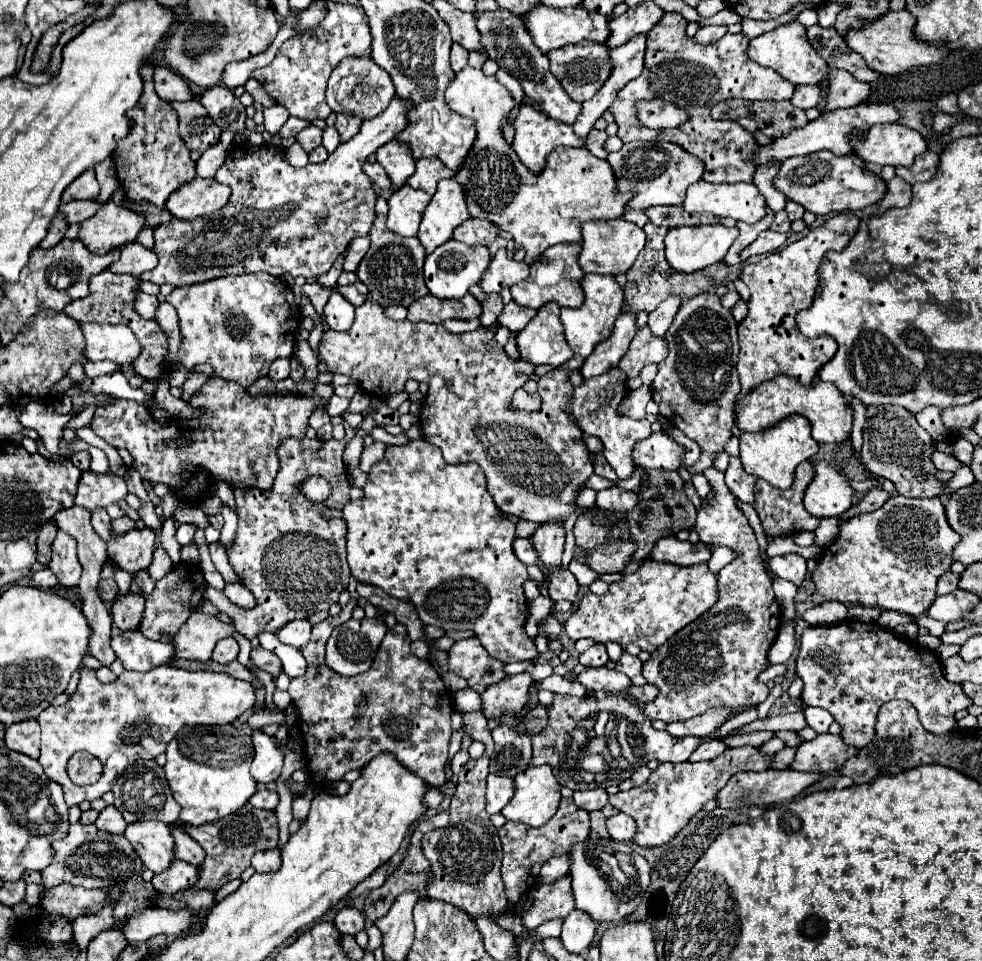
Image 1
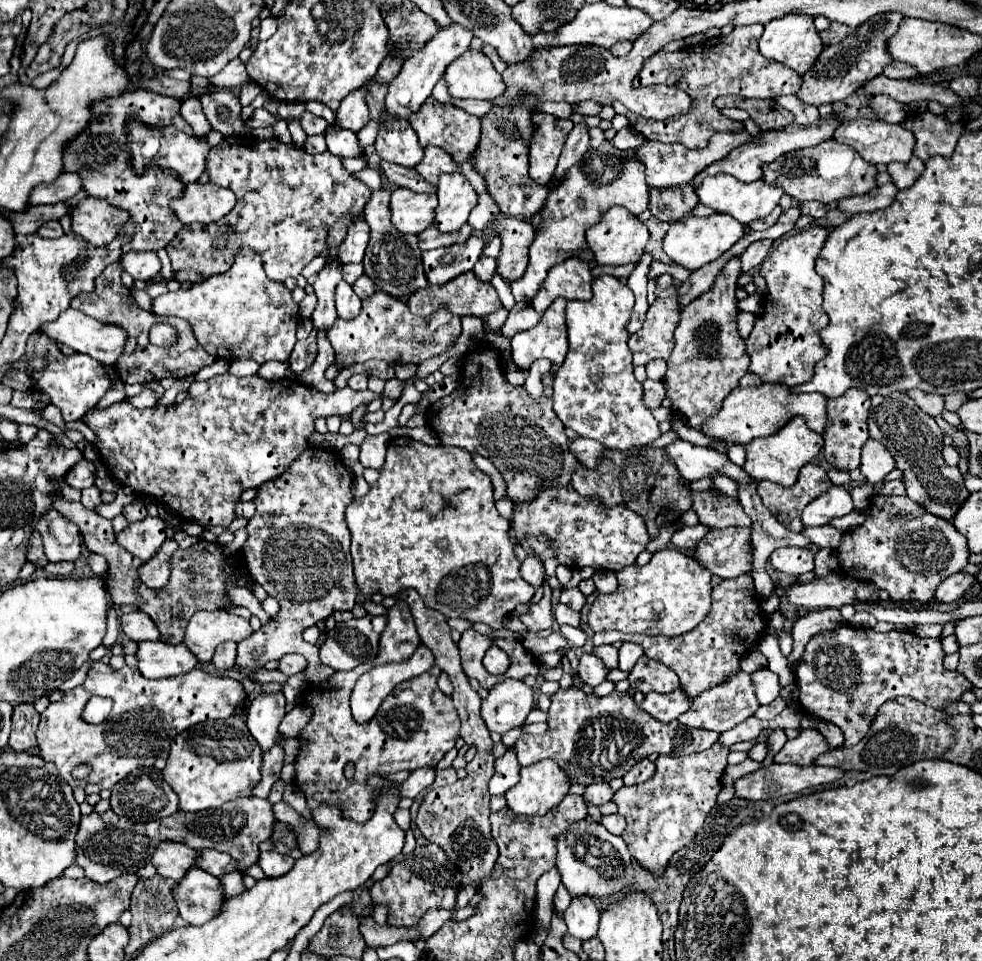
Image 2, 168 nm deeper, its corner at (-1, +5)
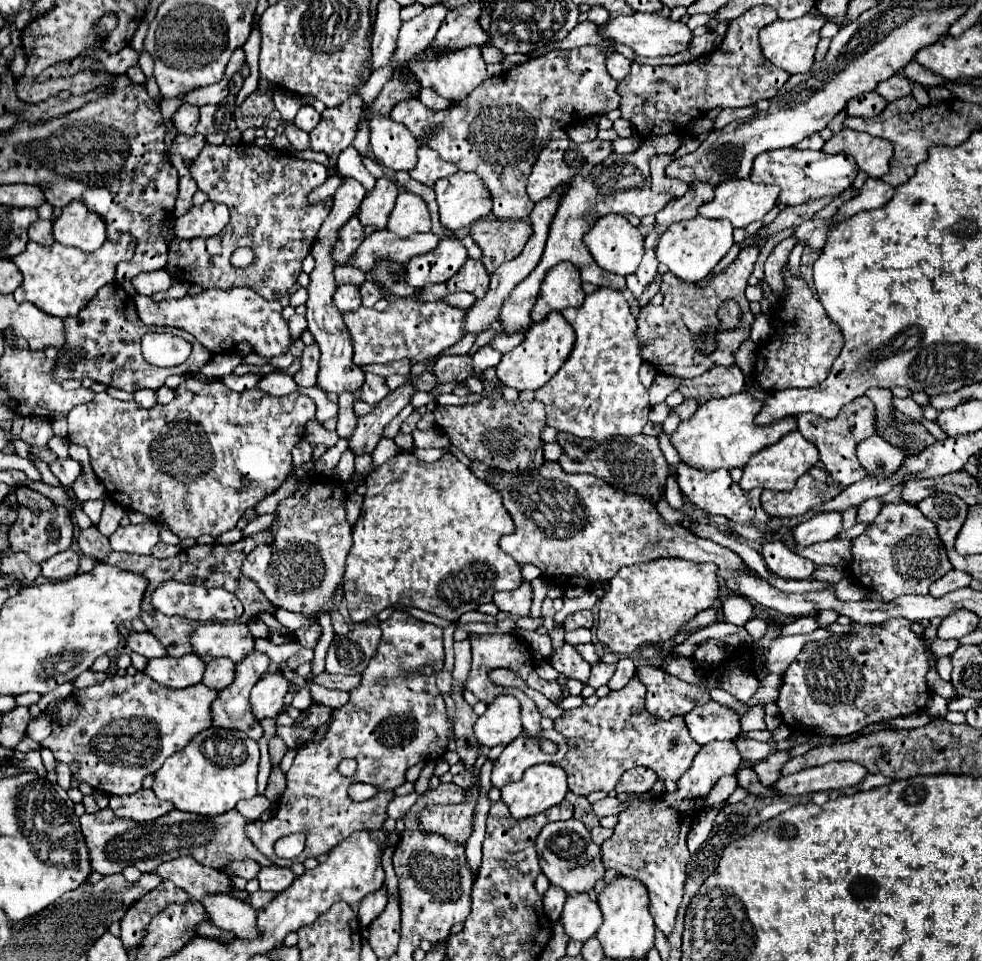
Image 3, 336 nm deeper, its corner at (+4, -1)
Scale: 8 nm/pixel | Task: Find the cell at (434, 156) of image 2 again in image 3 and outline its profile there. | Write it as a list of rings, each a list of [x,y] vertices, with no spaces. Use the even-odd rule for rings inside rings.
[[[423,145],[423,147],[419,147],[419,163],[415,165],[415,169],[409,171],[409,175],[413,179],[421,181],[423,185],[433,185],[437,179],[449,177],[455,171],[457,171],[457,167],[443,161],[437,151]]]

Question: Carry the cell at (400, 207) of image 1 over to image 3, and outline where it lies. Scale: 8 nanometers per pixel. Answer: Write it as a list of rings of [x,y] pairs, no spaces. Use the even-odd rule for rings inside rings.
[[[401,191],[397,195],[397,203],[389,217],[387,229],[399,237],[411,237],[413,233],[431,231],[431,219],[425,201],[419,195]]]

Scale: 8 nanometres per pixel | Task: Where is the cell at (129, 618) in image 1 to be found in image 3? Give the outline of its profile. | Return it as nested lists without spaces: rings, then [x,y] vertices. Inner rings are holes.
[[[131,631],[127,637],[125,637],[125,645],[131,649],[131,651],[135,651],[135,653],[139,653],[139,655],[143,655],[143,657],[163,657],[163,655],[167,655],[165,653],[165,647],[161,645],[161,643],[157,643],[157,639],[155,637],[151,637],[151,633],[137,633],[137,631]]]

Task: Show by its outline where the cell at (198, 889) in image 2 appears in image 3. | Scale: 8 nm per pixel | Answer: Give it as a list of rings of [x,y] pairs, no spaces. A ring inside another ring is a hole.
[[[209,893],[203,897],[203,907],[207,913],[207,921],[215,927],[235,933],[237,937],[253,939],[257,937],[255,925],[255,909],[235,897],[225,893]]]

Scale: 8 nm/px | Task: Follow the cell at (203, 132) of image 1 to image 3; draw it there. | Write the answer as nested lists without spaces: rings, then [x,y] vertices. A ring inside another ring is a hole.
[[[183,103],[171,117],[175,129],[183,135],[193,135],[197,121],[199,121],[199,107],[191,105],[191,103]]]

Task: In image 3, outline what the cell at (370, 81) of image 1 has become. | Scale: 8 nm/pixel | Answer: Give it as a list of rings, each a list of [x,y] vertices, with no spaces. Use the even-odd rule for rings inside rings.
[[[383,113],[369,119],[369,143],[375,159],[393,171],[411,171],[417,165],[417,139],[409,129]]]

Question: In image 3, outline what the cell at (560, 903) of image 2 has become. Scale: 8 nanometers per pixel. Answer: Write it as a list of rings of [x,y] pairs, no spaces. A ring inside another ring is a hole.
[[[549,887],[549,891],[545,893],[543,897],[543,907],[545,907],[545,915],[555,923],[561,915],[561,909],[563,909],[563,903],[567,899],[567,893],[563,889],[557,889],[557,887]]]

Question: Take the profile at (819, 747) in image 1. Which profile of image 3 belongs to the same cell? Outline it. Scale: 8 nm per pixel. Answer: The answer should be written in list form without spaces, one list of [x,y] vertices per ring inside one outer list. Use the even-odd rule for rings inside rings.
[[[785,749],[785,751],[775,751],[775,753],[771,753],[767,759],[755,763],[753,769],[755,769],[755,773],[759,775],[759,781],[761,781],[763,785],[771,785],[773,781],[777,781],[777,779],[781,777],[781,769],[783,769],[785,761],[789,761],[789,759],[791,759],[789,749]]]

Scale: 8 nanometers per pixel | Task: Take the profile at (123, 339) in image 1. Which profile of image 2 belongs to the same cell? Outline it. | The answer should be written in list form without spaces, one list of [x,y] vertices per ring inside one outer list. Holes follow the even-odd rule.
[[[68,309],[60,315],[58,321],[54,323],[44,323],[38,333],[54,339],[56,343],[62,343],[62,345],[68,345],[70,349],[74,349],[76,353],[84,353],[84,355],[90,355],[92,359],[96,361],[102,361],[102,363],[108,363],[108,365],[114,365],[116,359],[120,357],[122,349],[124,349],[124,343],[126,343],[126,331],[116,327],[116,325],[104,325],[96,319],[90,319],[88,315],[84,315],[82,311],[76,311],[76,309]]]

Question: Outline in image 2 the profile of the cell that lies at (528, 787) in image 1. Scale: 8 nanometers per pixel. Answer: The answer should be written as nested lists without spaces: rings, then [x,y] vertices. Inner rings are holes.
[[[544,759],[522,767],[520,781],[506,793],[508,807],[518,815],[546,815],[570,789],[570,781],[556,761]]]

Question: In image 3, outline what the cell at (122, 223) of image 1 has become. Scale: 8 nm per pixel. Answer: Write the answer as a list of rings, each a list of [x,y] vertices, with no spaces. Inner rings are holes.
[[[73,201],[53,223],[53,237],[57,243],[77,247],[85,253],[97,251],[107,239],[105,221],[89,211],[81,201]]]

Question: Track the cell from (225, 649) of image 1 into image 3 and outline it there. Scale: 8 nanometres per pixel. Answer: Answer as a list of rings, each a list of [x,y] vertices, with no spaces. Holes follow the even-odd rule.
[[[215,657],[207,663],[203,683],[215,691],[225,689],[235,677],[235,663],[227,657]]]

